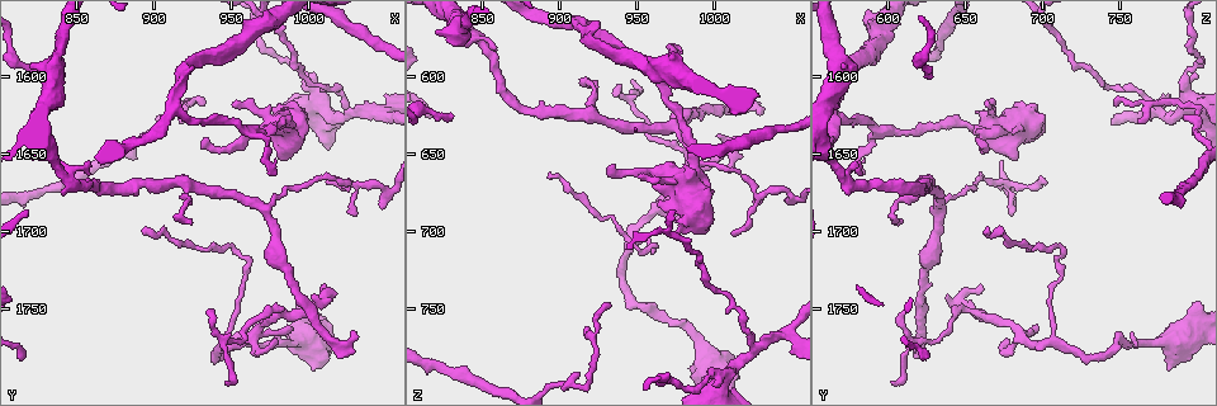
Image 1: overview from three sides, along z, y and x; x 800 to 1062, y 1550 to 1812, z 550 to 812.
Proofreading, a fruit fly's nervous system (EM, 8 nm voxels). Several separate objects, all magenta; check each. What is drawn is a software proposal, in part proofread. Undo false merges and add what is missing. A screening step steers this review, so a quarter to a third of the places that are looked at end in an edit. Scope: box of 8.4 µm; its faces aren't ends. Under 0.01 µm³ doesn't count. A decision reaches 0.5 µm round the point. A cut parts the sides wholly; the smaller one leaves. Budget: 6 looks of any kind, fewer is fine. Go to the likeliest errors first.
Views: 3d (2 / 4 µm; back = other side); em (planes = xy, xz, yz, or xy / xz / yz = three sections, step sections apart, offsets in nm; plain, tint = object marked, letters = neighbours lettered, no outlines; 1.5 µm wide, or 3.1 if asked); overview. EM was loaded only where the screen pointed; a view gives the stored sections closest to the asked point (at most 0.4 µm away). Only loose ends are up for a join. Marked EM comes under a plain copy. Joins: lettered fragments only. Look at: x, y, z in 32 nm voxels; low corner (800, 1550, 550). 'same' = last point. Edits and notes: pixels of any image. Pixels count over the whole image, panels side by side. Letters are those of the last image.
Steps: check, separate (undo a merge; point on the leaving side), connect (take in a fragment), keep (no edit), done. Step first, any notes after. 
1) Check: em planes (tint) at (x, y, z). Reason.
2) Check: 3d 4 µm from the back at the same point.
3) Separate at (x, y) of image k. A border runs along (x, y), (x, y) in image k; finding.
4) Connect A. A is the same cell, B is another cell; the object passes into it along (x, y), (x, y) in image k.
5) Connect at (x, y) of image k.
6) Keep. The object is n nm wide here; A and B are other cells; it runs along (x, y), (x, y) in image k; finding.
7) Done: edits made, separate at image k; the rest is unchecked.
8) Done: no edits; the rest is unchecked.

Check: 3d 2 µm at (922, 1692, 608). Thin end.

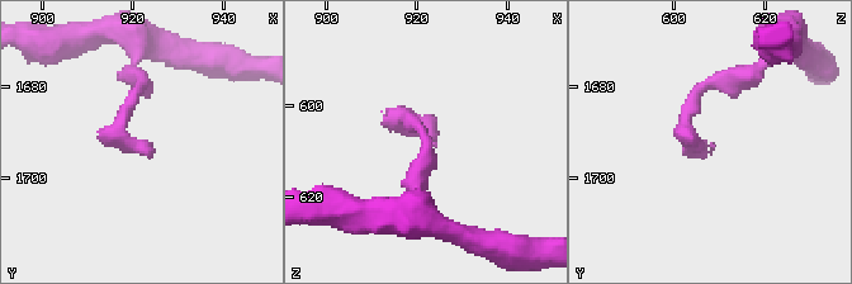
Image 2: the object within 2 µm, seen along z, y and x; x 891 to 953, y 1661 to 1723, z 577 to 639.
Check: em xy step 8 (tint) at (924, 1694, 609).

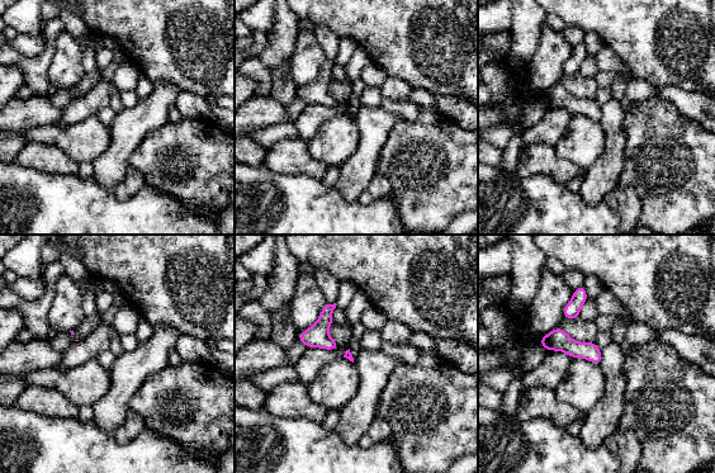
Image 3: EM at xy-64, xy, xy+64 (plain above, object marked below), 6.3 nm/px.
Check: em xz step 4 (letters) at the same point.

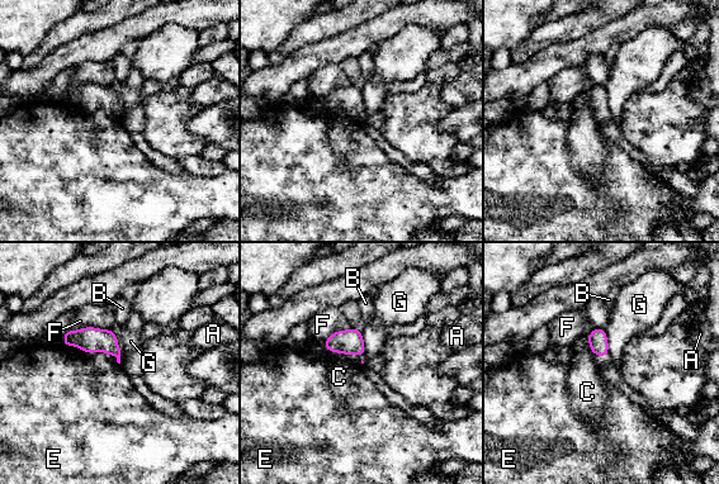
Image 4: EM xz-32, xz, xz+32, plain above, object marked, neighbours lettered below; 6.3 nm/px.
Keep. The longest contact is with F, 260 nm; A, B, C, E, F and G are other cells; no lettered fragment goes on from it.

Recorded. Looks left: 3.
Check: em yz step 8 (letters) at (830, 1602, 624). Thin end.

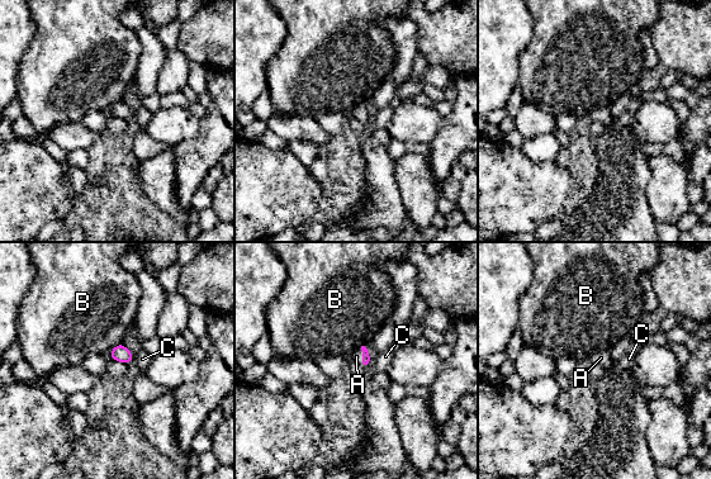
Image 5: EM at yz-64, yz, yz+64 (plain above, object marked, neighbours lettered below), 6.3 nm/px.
Check: em planes (letters) at the same point.

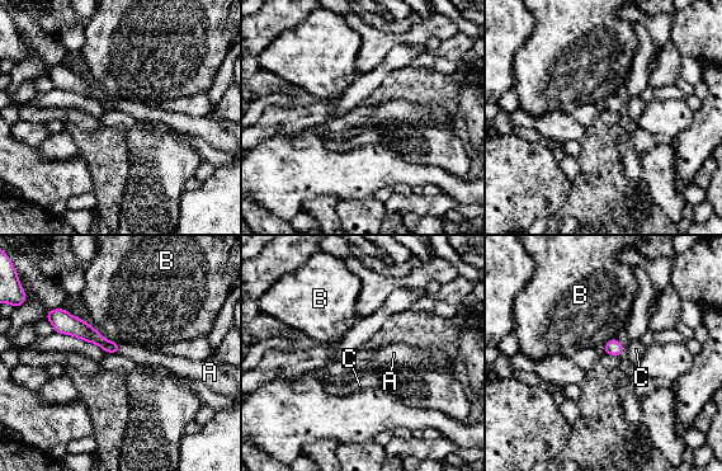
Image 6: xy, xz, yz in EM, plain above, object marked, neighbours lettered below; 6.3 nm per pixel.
Connect A. The longest contact is with B, 260 nm; A is the same cell, B and C are other cells; the object passes into it along (84, 331), (118, 348), (137, 353) in image 6; it goes on there.

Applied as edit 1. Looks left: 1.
Check: em planes (letters) at (968, 1772, 758). Thin neck.

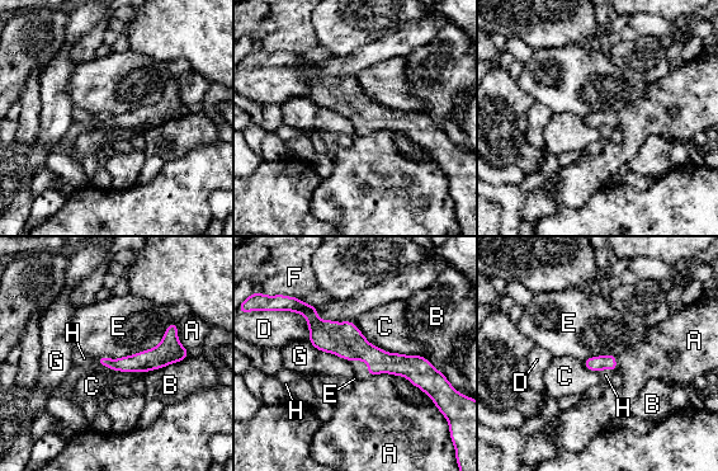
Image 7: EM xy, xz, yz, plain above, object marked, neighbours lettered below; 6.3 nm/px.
Keep. The object is 100 nm wide here; A, B, C, D, E, F, G and H are other cells; a border runs along (171, 321), (151, 348), (95, 358) in image 7; one cell here.

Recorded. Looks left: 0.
Done: edits made, connect at image 6; the rest is unchecked.

